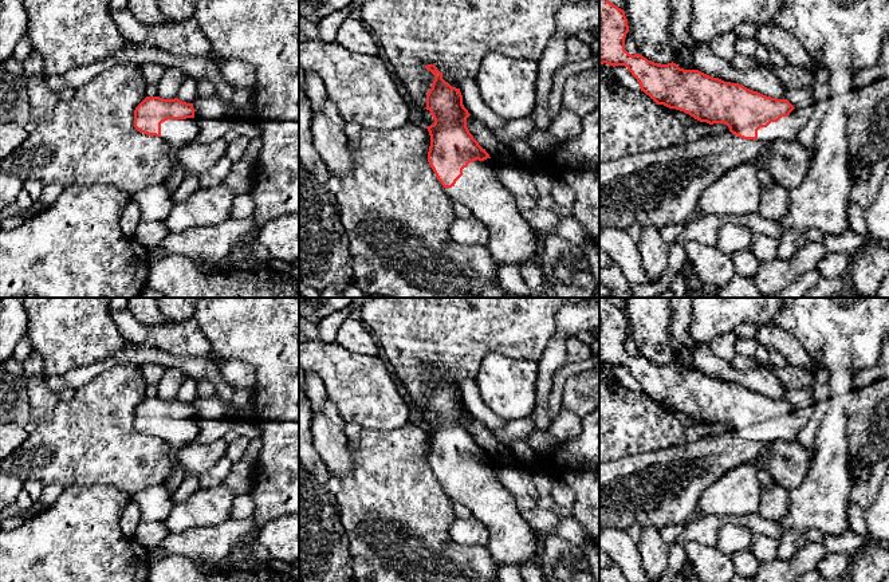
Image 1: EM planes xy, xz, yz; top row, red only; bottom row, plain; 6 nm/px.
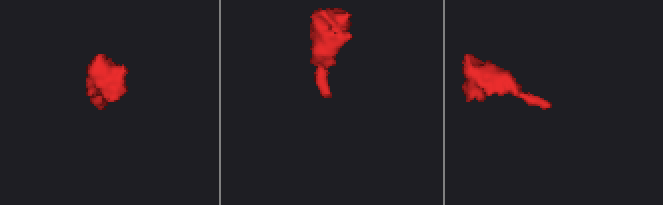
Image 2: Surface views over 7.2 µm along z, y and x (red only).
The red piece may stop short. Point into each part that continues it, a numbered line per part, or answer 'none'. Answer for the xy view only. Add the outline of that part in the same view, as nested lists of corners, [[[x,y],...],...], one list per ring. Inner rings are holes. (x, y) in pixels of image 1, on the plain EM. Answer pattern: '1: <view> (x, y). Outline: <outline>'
1: xy (177, 433). Outline: [[[194,418],[168,420],[161,424],[161,439],[169,444],[173,452],[190,444],[200,430],[200,421]]]

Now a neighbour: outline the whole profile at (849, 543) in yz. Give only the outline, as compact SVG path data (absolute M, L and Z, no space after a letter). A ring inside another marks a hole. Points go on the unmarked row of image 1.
M847 531L841 536L827 536L822 544L827 552L846 554L853 558L860 548L866 546L869 539L869 536L862 536Z

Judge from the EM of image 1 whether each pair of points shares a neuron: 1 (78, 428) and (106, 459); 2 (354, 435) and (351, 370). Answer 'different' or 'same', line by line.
1: same
2: different

